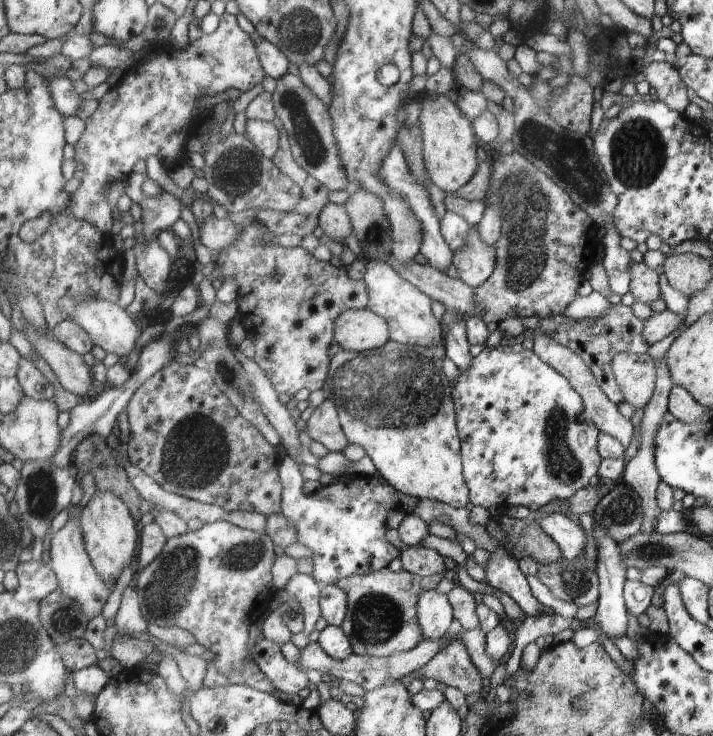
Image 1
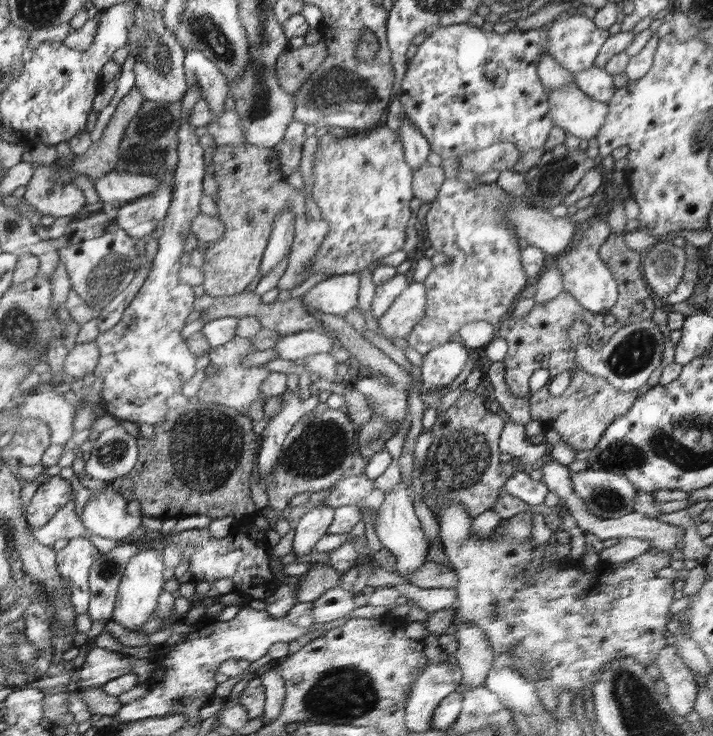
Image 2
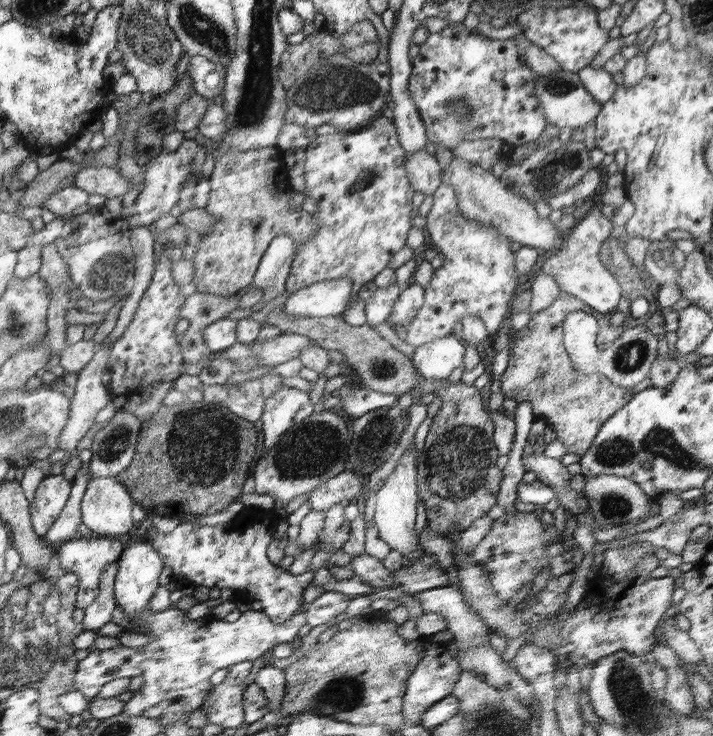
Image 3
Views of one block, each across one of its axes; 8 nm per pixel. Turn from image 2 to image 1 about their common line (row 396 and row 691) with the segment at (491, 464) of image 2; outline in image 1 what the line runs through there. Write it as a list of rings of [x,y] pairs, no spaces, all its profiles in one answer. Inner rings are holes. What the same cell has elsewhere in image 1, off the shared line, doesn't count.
[[[452,639],[445,647],[439,650],[424,666],[417,668],[414,673],[418,678],[430,685],[436,682],[442,682],[447,687],[454,687],[462,694],[470,695],[482,694],[482,676],[478,670],[477,665],[470,662],[470,652],[462,639]]]

